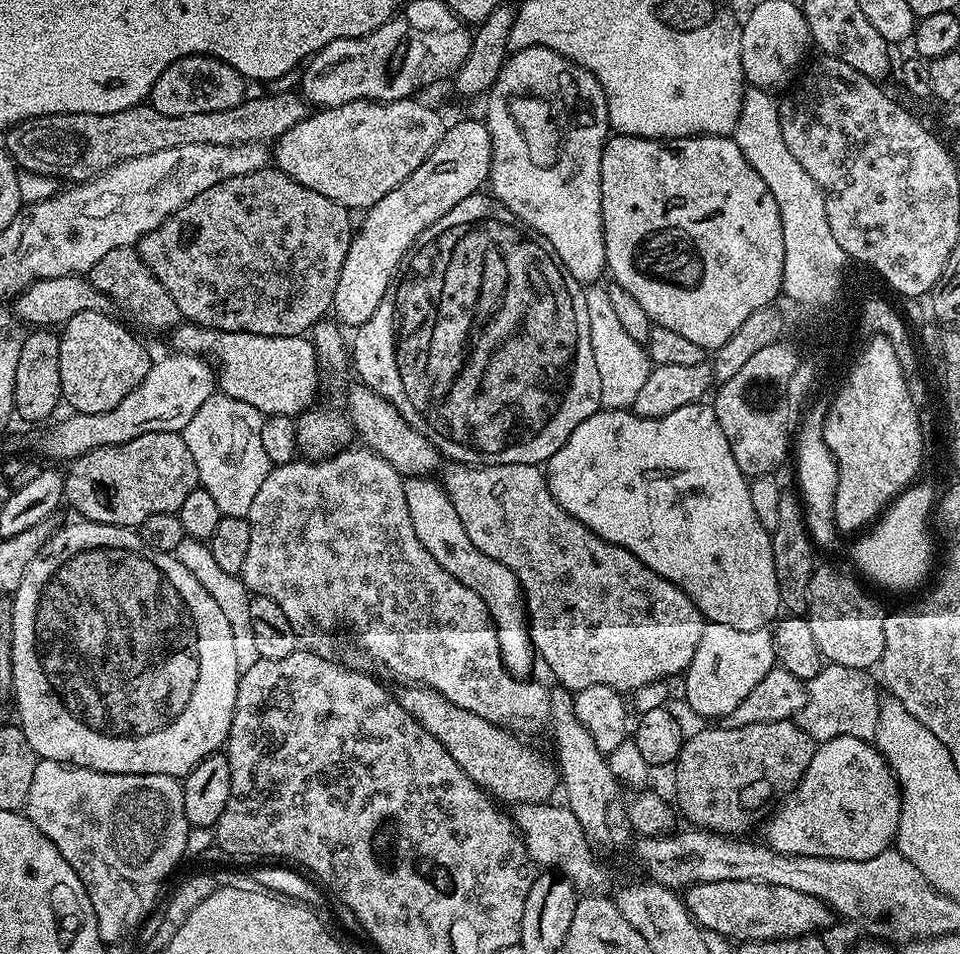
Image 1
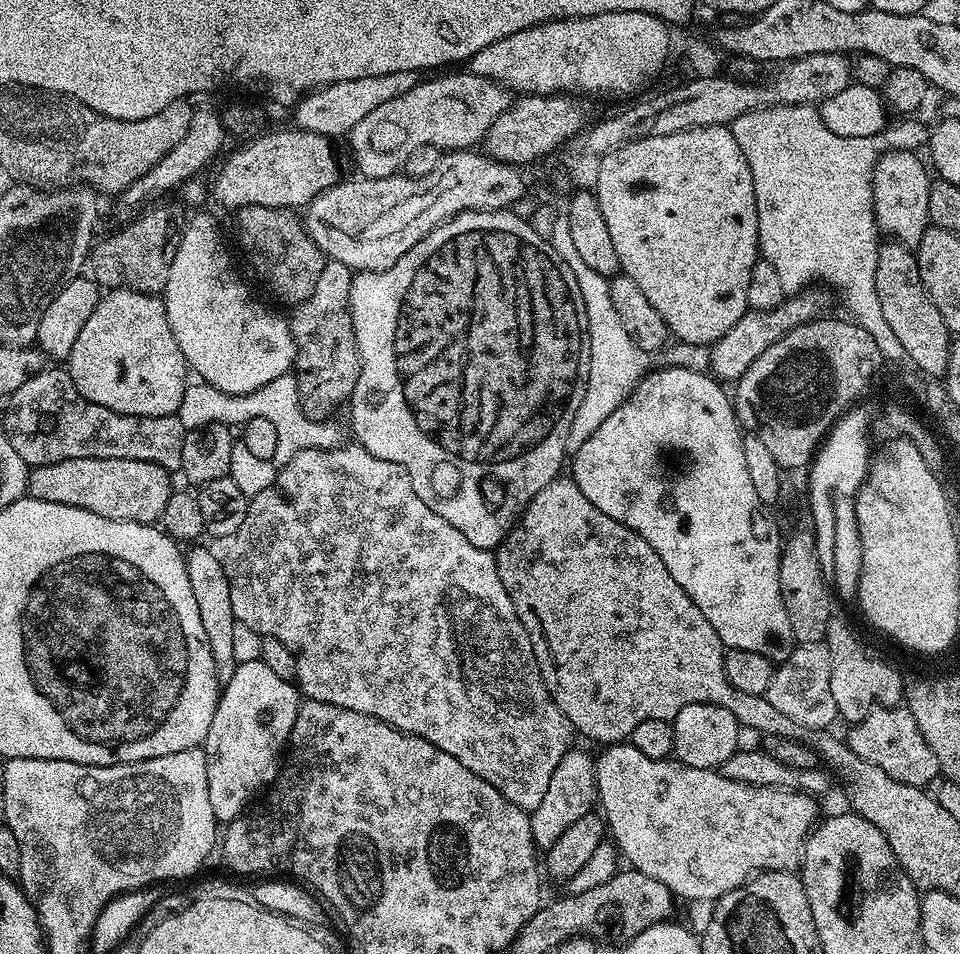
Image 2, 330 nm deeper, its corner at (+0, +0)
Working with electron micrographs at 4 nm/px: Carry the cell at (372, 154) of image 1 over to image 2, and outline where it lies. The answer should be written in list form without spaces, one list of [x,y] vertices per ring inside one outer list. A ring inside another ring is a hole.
[[[272,132],[269,136],[260,136],[249,142],[245,148],[223,157],[224,165],[216,172],[212,184],[210,180],[210,196],[224,208],[239,210],[246,206],[270,206],[271,208],[303,209],[319,192],[341,179],[340,168],[336,165],[336,156],[332,153],[333,141],[322,134],[313,132]]]

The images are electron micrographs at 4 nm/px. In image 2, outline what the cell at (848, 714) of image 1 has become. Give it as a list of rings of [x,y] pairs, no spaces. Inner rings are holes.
[[[907,707],[873,708],[872,712],[859,720],[857,724],[847,729],[846,742],[858,758],[878,766],[878,770],[886,770],[890,778],[898,778],[898,782],[906,782],[906,786],[927,789],[928,783],[935,776],[941,775],[938,758],[934,750],[922,736],[922,730],[916,721],[916,715],[908,711]]]

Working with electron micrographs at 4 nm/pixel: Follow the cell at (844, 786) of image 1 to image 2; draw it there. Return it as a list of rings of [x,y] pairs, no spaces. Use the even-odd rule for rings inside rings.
[[[630,742],[609,744],[603,749],[601,756],[595,757],[596,761],[596,794],[598,797],[598,808],[602,813],[607,831],[616,839],[620,852],[629,860],[631,867],[642,874],[650,874],[650,878],[658,878],[664,886],[673,892],[675,897],[684,900],[709,900],[715,902],[721,896],[732,892],[736,888],[743,888],[753,876],[762,872],[787,872],[799,869],[800,861],[804,855],[804,843],[808,840],[808,834],[816,827],[818,815],[816,816],[817,801],[804,792],[792,792],[789,788],[767,788],[766,786],[750,786],[742,782],[728,780],[718,770],[711,768],[695,768],[681,764],[675,758],[667,760],[655,760],[646,758],[642,750],[638,750]]]

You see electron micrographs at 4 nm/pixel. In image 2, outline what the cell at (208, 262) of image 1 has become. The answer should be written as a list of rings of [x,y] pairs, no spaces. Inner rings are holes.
[[[246,206],[235,213],[240,223],[240,248],[252,263],[260,280],[287,306],[306,302],[314,294],[318,274],[322,274],[326,257],[320,247],[308,237],[301,217],[287,208]]]

